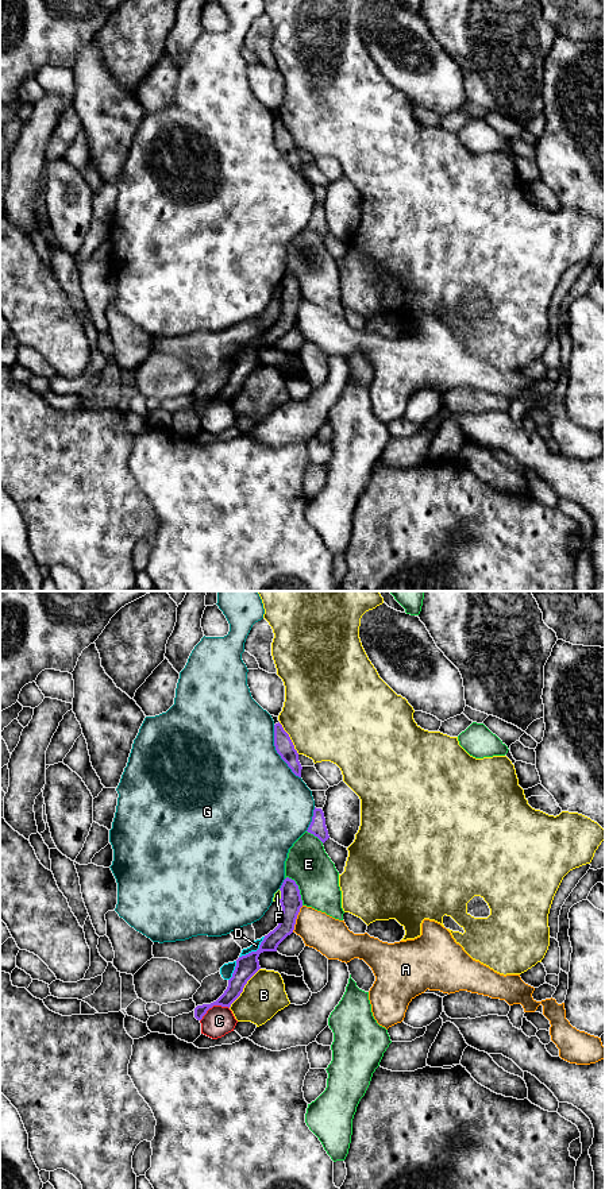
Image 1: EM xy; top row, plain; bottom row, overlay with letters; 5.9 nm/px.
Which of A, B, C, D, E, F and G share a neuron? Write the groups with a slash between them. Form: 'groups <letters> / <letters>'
groups A / B / C / D / E F / G

